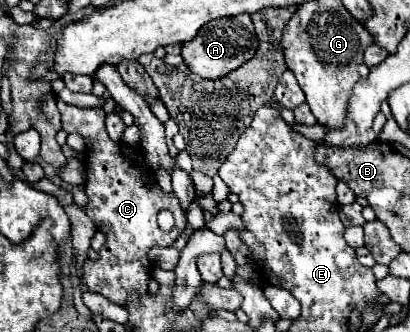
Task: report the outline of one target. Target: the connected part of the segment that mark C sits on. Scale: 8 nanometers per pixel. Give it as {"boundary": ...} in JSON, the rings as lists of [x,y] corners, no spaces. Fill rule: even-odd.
{"boundary":[[[57,99],[57,107],[61,113],[61,125],[67,133],[79,133],[83,135],[87,149],[85,149],[85,171],[87,171],[87,183],[85,183],[85,193],[89,197],[87,209],[85,213],[93,219],[95,227],[105,233],[107,243],[105,247],[99,251],[99,261],[87,261],[85,263],[85,283],[91,291],[101,293],[103,297],[107,297],[109,301],[123,305],[127,295],[131,293],[131,289],[137,289],[139,293],[147,291],[149,279],[151,279],[151,263],[147,259],[147,251],[155,245],[159,247],[171,247],[175,243],[175,239],[181,235],[181,231],[187,225],[187,219],[179,207],[179,199],[173,193],[163,193],[161,187],[149,187],[143,181],[143,173],[147,173],[147,163],[143,159],[143,155],[139,153],[139,147],[129,147],[125,143],[115,143],[107,137],[105,131],[105,111],[103,109],[81,109],[81,107],[73,107],[63,103],[61,99]],[[161,209],[169,209],[175,215],[175,227],[171,231],[161,231],[157,225],[157,213]]]}

